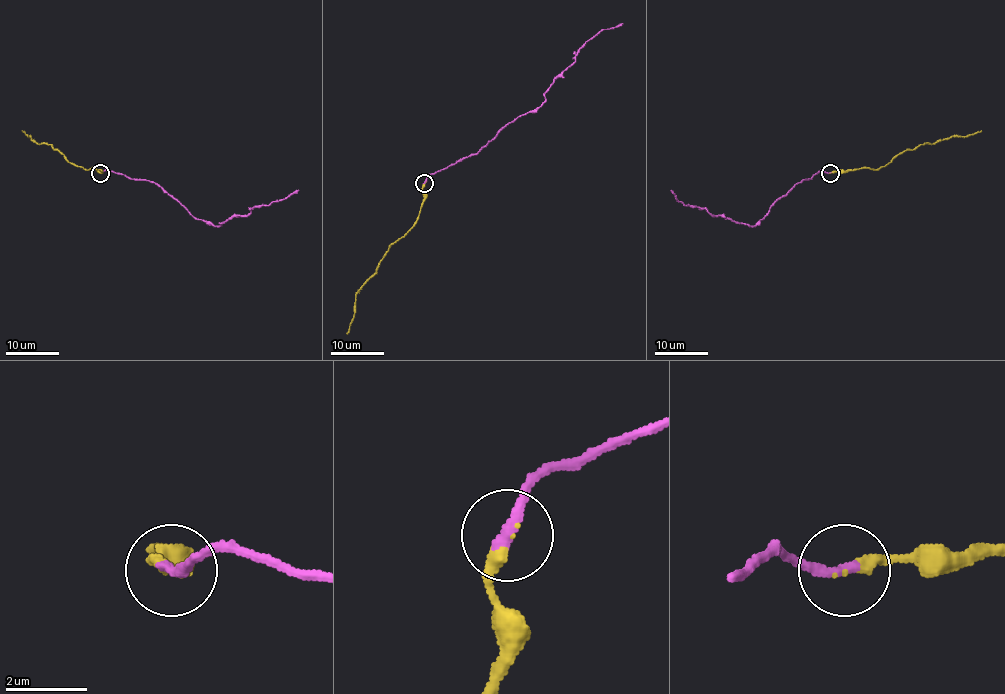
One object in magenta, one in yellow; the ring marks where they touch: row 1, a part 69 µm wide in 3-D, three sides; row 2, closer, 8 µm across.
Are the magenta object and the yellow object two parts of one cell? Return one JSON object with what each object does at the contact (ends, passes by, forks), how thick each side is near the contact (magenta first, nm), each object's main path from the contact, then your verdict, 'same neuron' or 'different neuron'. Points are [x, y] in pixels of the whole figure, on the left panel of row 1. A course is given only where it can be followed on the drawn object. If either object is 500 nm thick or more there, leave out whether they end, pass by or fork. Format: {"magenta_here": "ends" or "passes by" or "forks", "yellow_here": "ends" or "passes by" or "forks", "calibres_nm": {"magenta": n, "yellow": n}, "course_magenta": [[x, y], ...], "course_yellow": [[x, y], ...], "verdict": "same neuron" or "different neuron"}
{"magenta_here": "ends", "yellow_here": "ends", "calibres_nm": {"magenta": 320, "yellow": 240}, "course_magenta": [[100, 173], [112, 170], [134, 179], [153, 181], [194, 217], [215, 226], [299, 190]], "course_yellow": [[101, 173], [93, 168], [82, 169], [70, 164], [59, 150], [51, 145], [37, 144], [21, 130]], "verdict": "same neuron"}

